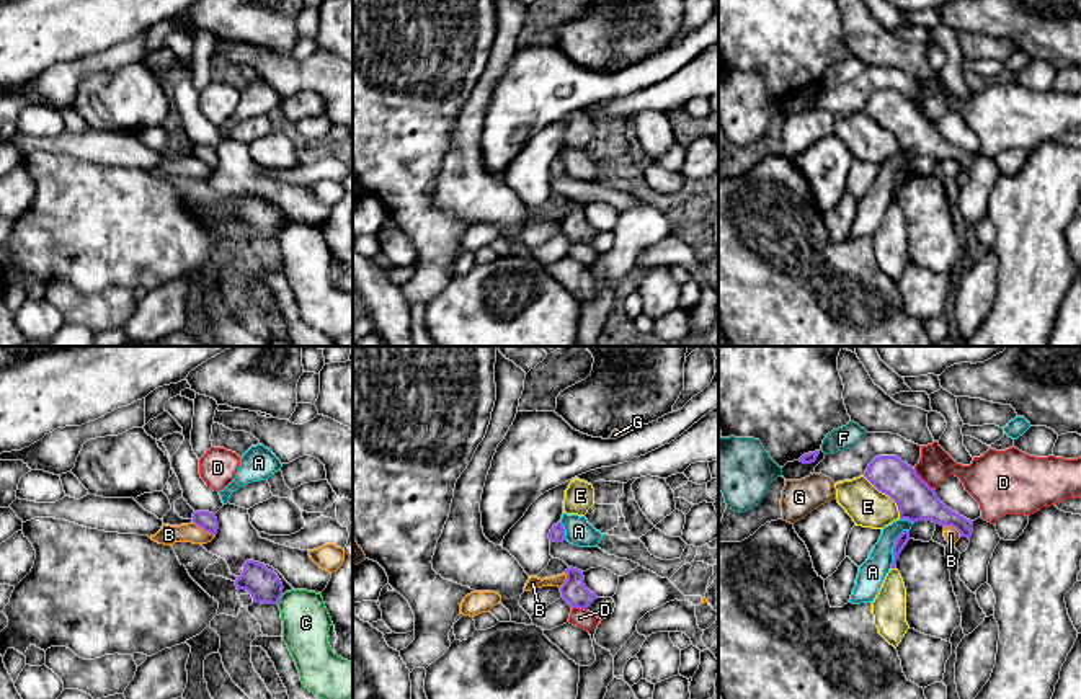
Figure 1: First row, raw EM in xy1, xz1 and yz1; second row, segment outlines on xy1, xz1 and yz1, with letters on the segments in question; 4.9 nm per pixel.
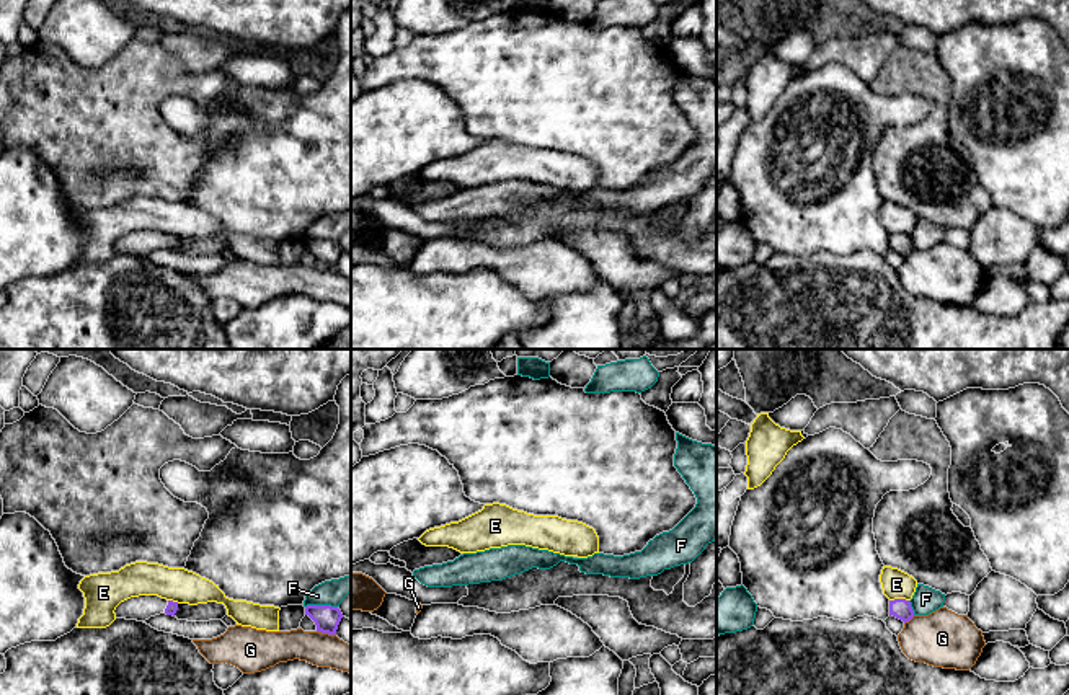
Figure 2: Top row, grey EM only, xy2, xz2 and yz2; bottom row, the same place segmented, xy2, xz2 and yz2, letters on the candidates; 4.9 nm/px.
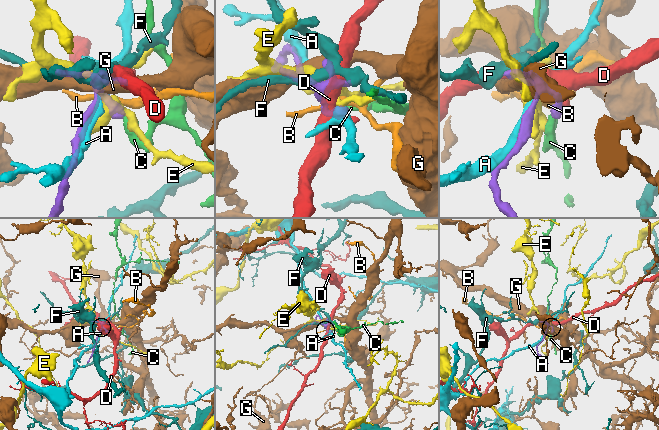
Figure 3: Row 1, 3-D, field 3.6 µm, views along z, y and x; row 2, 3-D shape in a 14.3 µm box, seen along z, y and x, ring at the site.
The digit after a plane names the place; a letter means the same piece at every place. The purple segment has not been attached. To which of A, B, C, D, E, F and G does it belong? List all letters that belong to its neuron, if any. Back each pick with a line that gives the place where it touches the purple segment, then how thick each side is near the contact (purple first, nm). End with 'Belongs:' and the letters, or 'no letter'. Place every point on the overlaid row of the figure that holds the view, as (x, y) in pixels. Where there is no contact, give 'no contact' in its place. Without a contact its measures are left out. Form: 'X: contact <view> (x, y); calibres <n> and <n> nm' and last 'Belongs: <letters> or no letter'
Belongs: no letter

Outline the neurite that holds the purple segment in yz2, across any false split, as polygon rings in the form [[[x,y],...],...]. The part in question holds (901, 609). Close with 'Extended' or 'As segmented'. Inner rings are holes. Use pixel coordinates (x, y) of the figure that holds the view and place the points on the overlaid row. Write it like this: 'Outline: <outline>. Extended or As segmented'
Outline: [[[894,599],[894,600],[889,600],[889,615],[893,615],[906,623],[914,617],[914,610],[912,610],[909,600]]]. As segmented

